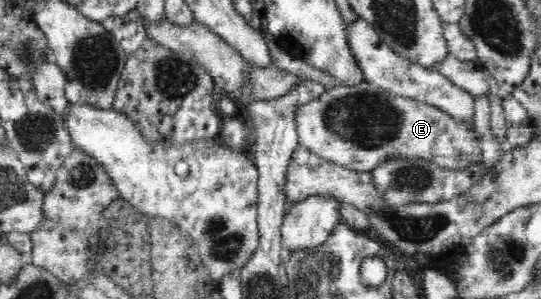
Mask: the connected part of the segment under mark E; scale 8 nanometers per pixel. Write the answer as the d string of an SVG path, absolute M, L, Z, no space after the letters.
M368 81L356 86L338 85L326 89L308 104L296 108L296 130L299 144L312 154L356 172L372 172L380 163L400 155L432 161L452 170L465 169L470 163L481 162L479 140L473 124L466 124L465 120L454 120L435 106L396 96Z

